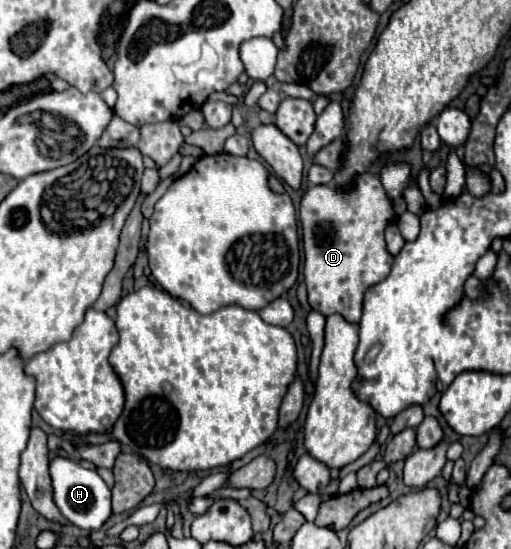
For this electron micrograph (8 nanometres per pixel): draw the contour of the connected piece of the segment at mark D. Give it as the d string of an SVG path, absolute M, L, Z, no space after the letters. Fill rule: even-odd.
M371 173L357 175L355 185L347 191L329 185L313 185L305 191L299 219L305 251L303 277L311 309L323 315L339 313L349 323L359 323L365 291L383 281L393 265L383 235L393 217L391 201L383 191L381 181Z

